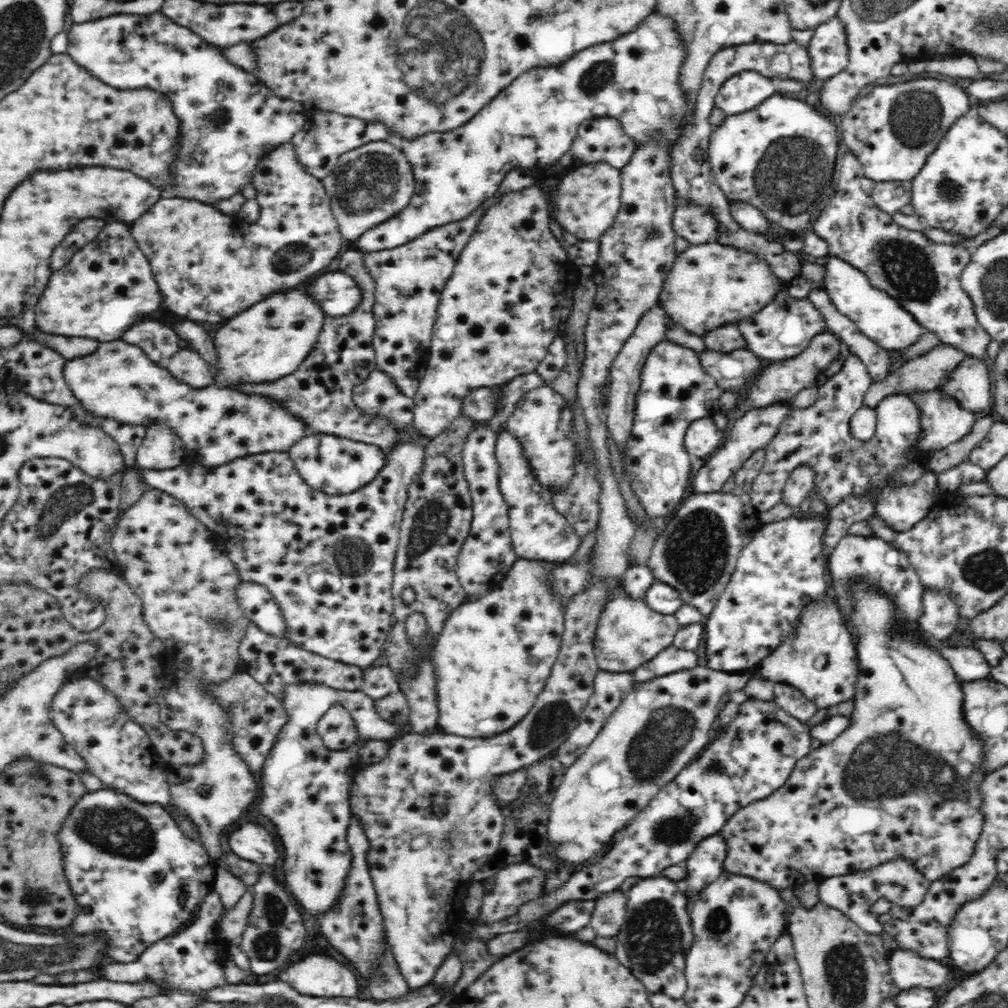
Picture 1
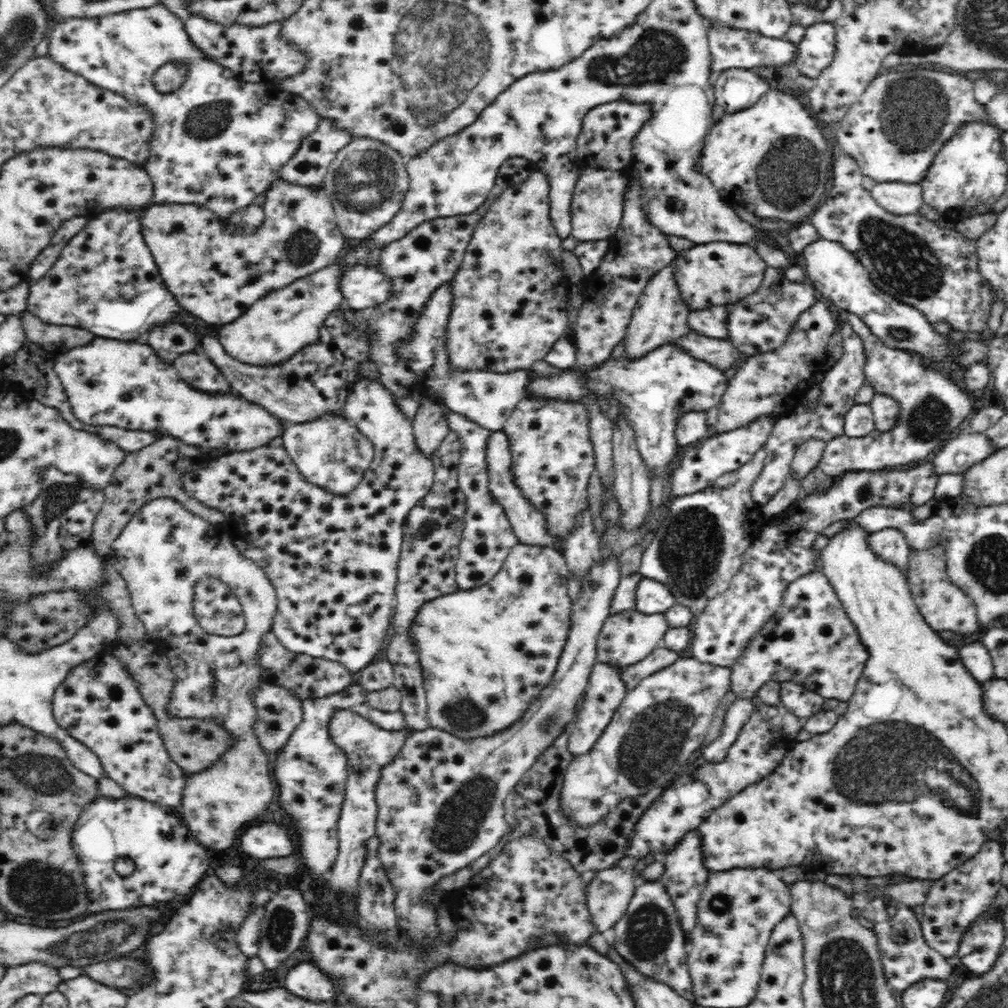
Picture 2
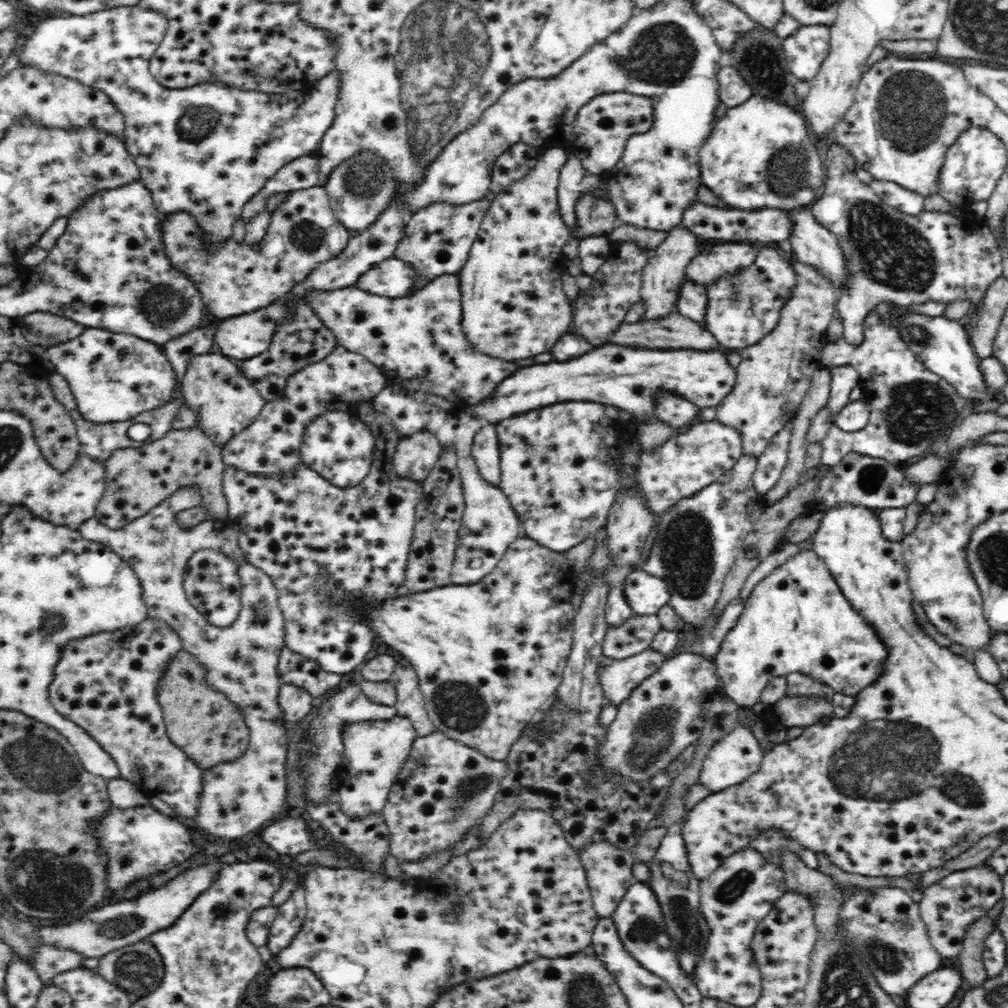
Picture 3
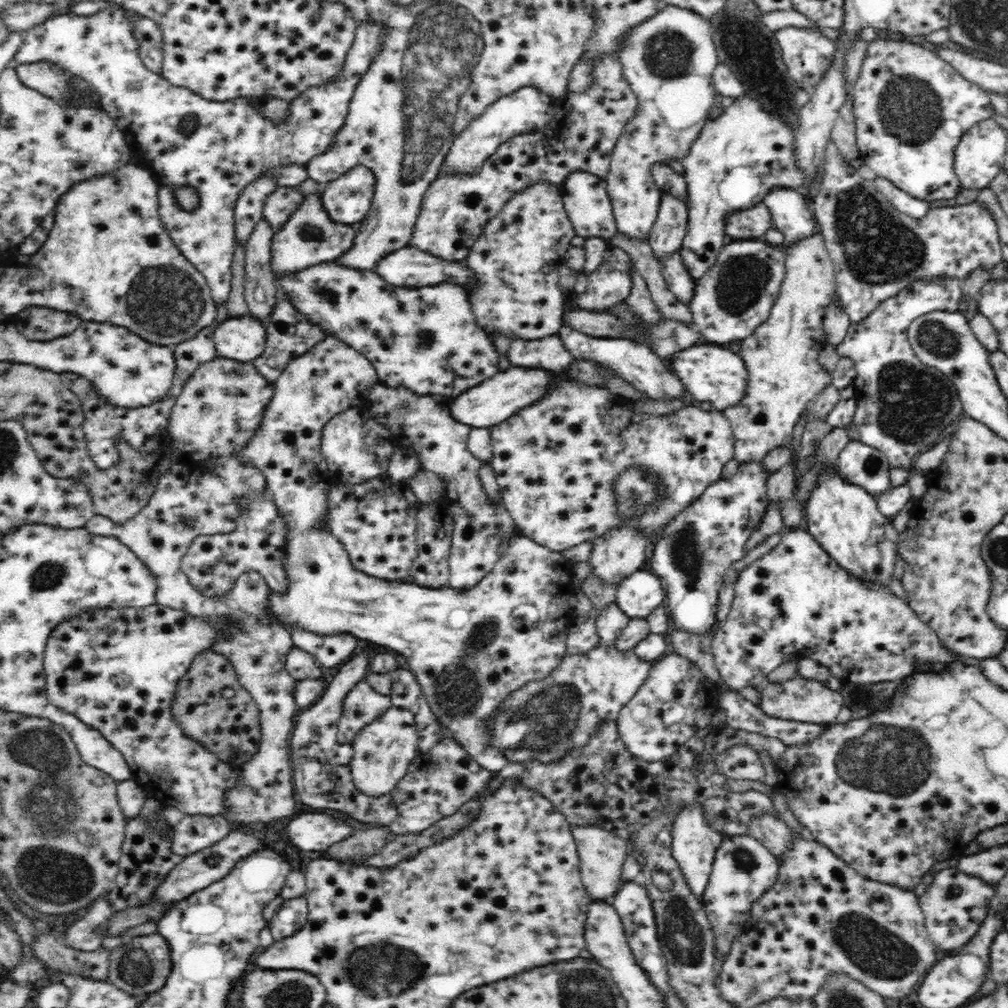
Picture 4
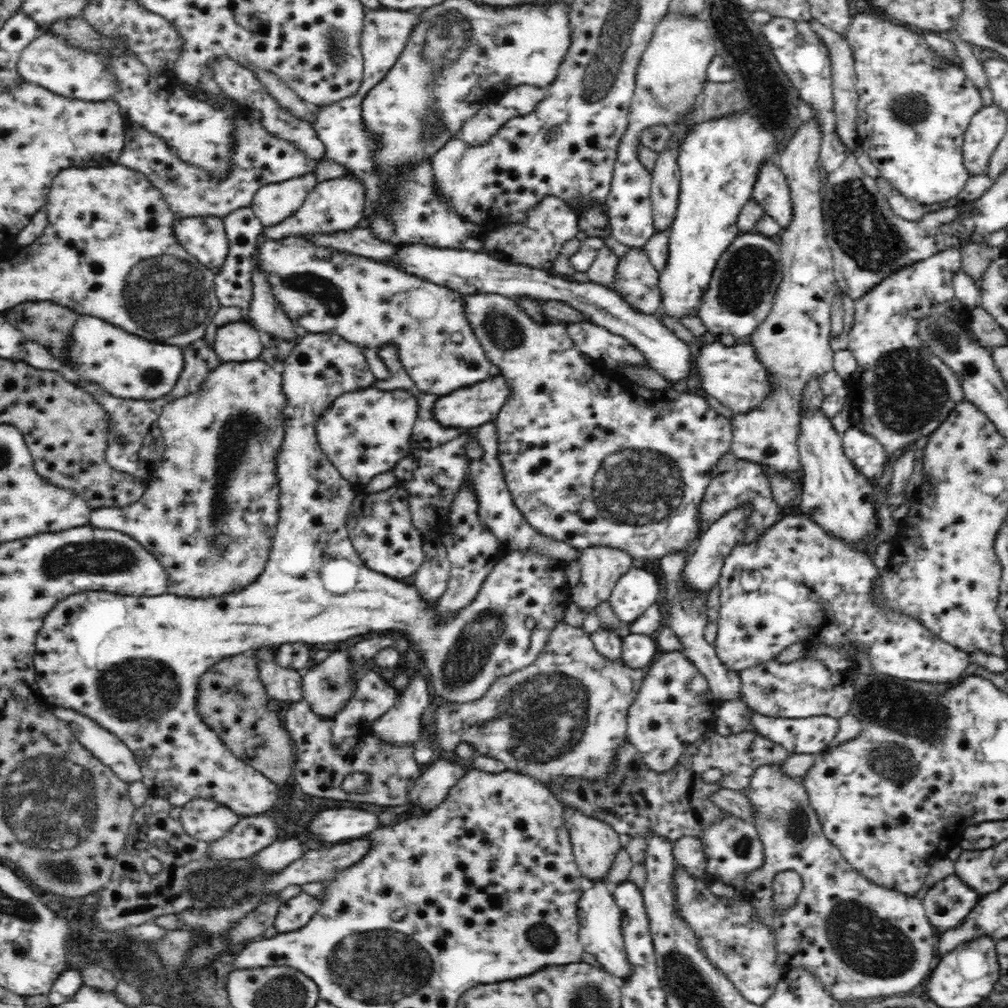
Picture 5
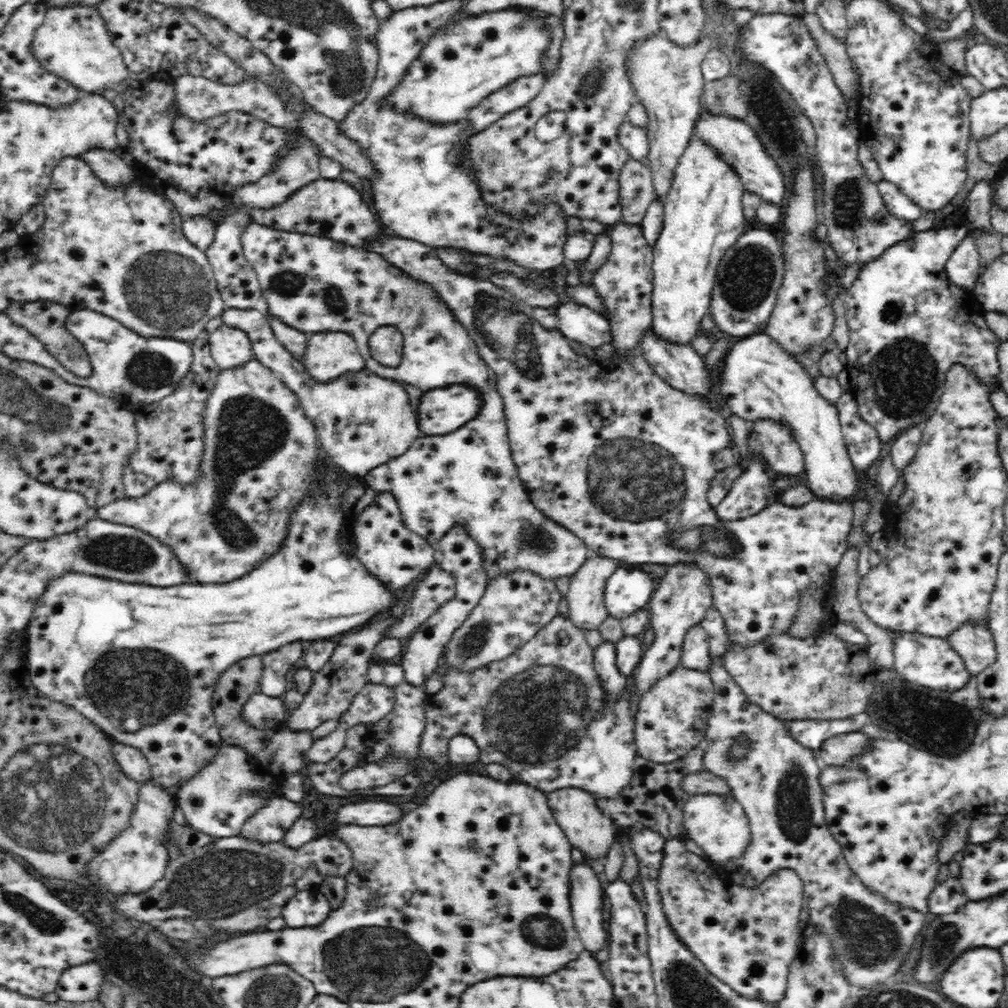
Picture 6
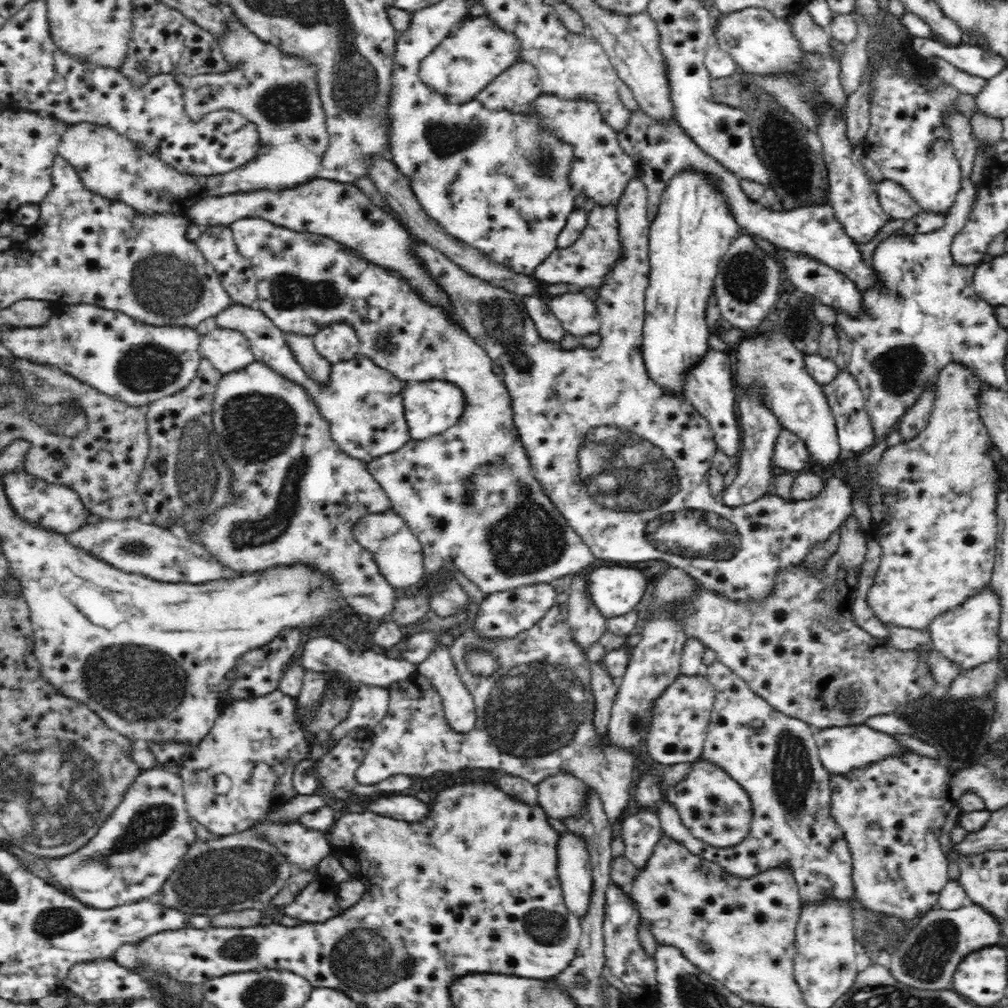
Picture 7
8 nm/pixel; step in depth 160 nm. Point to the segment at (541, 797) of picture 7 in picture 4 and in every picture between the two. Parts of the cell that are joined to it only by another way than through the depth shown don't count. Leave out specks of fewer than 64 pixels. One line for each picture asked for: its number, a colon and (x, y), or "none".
4: (601, 854)
5: (595, 844)
6: (585, 826)

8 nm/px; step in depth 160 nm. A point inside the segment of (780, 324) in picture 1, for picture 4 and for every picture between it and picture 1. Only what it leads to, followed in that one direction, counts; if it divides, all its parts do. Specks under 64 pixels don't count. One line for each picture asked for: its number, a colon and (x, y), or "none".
2: (759, 323)
3: (743, 308)
4: (735, 296)

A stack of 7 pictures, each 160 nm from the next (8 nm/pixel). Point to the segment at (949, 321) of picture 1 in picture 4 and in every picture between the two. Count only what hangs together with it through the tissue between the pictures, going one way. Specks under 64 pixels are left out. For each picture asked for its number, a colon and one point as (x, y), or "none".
2: (935, 270)
3: (893, 257)
4: (875, 249)

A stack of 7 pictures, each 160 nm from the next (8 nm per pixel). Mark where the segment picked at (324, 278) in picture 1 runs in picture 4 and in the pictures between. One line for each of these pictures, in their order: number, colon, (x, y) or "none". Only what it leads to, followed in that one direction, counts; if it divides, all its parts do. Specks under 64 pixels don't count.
2: (362, 288)
3: (393, 277)
4: (406, 267)

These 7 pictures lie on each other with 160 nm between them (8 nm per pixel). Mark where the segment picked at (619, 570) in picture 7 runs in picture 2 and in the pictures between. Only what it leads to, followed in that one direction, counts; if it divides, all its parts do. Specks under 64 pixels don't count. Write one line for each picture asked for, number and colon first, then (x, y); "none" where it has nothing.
2: (654, 597)
3: (646, 594)
4: (638, 595)
5: (637, 590)
6: (626, 592)

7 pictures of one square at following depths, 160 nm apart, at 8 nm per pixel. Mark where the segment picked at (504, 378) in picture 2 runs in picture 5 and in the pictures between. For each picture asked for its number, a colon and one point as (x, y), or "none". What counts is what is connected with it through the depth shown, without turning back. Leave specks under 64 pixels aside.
3: (417, 341)
4: (426, 339)
5: (371, 304)

